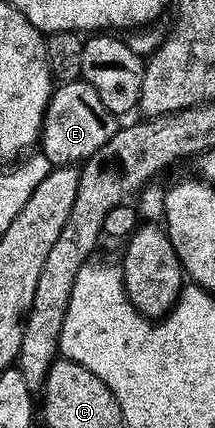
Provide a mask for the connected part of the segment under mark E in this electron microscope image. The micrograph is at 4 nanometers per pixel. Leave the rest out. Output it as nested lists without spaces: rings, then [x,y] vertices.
[[[85,81],[59,82],[46,106],[46,116],[42,122],[40,136],[40,151],[48,157],[52,165],[78,165],[90,159],[94,153],[107,144],[108,139],[116,134],[119,128],[119,120],[111,111],[104,109],[104,101],[100,101],[100,96],[96,94],[96,89],[92,89],[92,85],[88,85]]]

